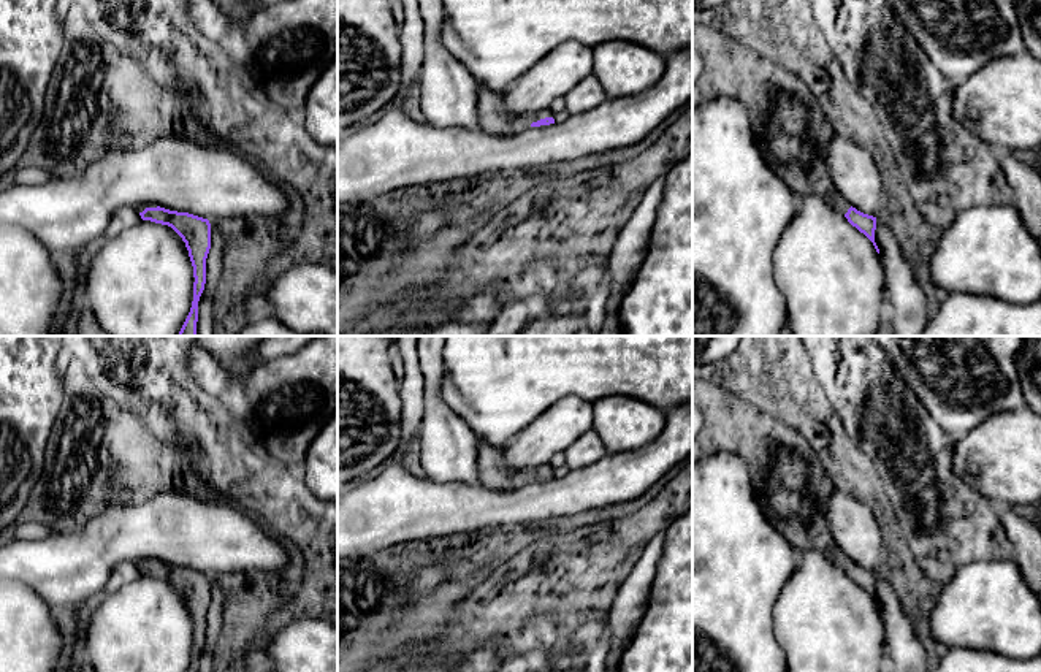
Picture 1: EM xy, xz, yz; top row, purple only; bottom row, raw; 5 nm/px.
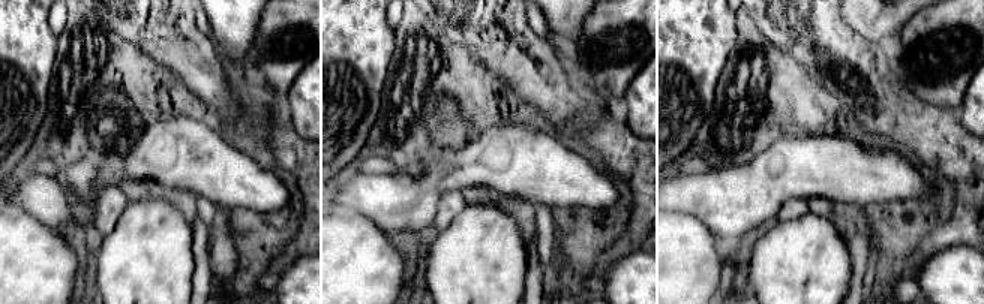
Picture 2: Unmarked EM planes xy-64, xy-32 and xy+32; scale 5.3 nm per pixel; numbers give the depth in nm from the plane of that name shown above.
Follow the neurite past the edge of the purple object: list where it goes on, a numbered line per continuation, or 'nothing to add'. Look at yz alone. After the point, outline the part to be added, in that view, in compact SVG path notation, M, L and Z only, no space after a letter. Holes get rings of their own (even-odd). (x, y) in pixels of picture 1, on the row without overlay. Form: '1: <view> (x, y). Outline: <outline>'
1: yz (810, 531). Outline: M770 482L768 488L761 494L764 498L764 509L776 529L794 545L795 550L814 548L845 571L851 561L835 545L824 512L813 506L806 506L805 515L800 518L780 518L765 502L765 494L773 485L775 483Z

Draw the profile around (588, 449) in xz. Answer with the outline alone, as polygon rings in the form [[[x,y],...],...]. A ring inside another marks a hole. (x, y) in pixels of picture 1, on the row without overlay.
[[[593,430],[580,436],[566,452],[566,466],[569,469],[580,469],[601,461],[607,450]]]

